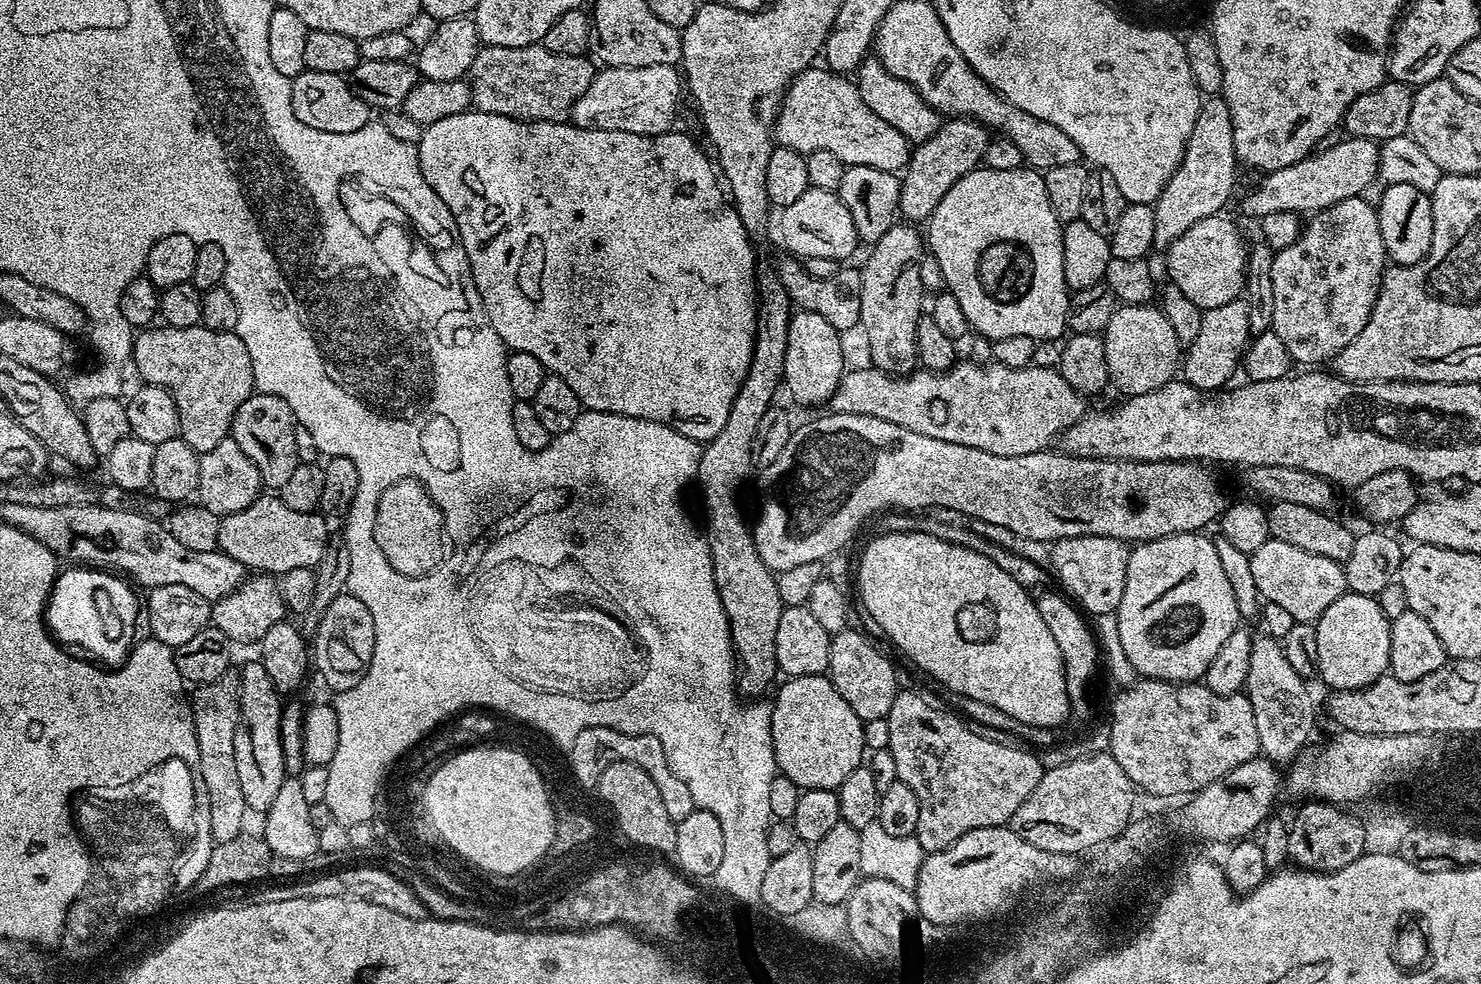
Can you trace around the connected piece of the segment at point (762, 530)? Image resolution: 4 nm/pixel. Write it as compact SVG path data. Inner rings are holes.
M829 411L827 415L801 428L793 427L786 450L754 480L756 521L753 519L750 524L752 537L762 562L777 574L802 566L802 562L827 561L827 556L851 542L867 516L887 508L949 507L974 519L1006 526L1023 538L1047 542L1067 536L1105 536L1143 542L1179 532L1204 530L1211 520L1219 521L1230 503L1230 497L1211 472L1213 469L1200 462L1159 460L1151 464L1141 460L1095 460L1066 456L1060 450L999 456L974 450L974 446L958 446L958 442L942 442L942 438L926 438L926 434L914 434L906 426L894 426L894 422L870 414Z

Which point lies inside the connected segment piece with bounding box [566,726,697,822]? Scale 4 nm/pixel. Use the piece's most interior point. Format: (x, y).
(595, 748)

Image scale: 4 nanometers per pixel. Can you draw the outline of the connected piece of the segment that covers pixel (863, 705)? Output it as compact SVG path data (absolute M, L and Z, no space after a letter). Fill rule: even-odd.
M849 626L844 631L835 633L830 642L830 662L826 675L860 720L882 719L887 717L890 706L894 706L898 691L896 668L854 628Z

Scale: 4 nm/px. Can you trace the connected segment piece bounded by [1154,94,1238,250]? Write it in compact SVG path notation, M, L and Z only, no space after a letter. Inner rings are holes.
M1223 95L1209 96L1201 103L1194 130L1186 142L1186 150L1178 170L1155 202L1154 245L1166 250L1194 222L1223 213L1224 203L1232 196L1232 187L1238 184L1238 161L1234 150L1234 126L1230 106ZM1237 168L1237 172L1236 172Z

